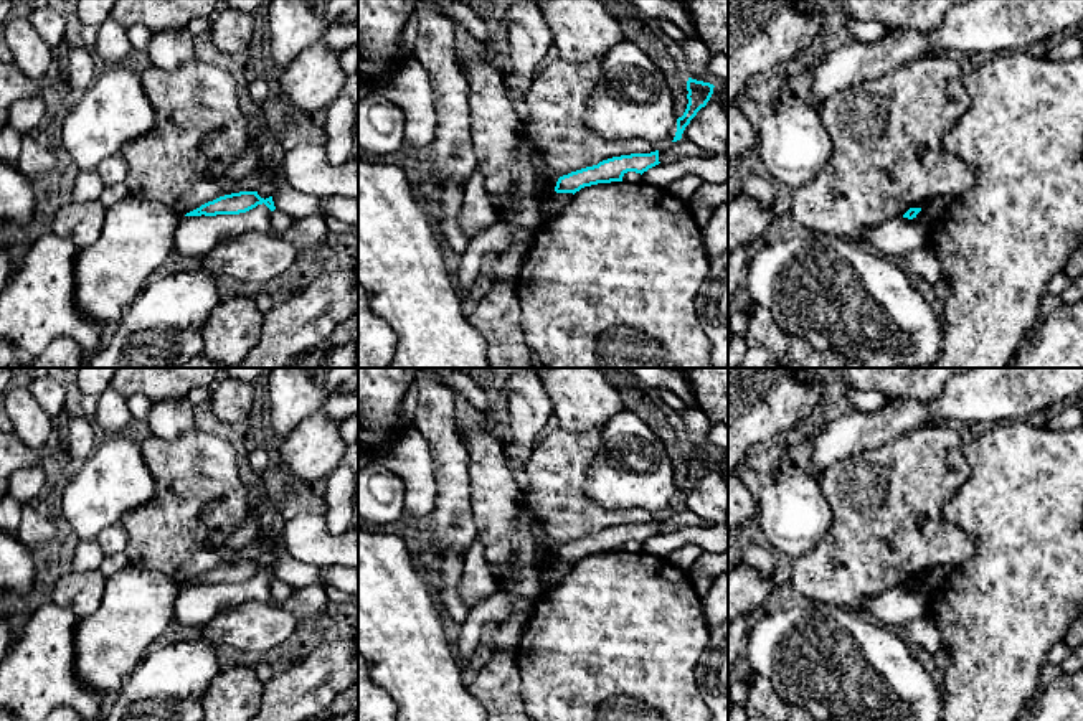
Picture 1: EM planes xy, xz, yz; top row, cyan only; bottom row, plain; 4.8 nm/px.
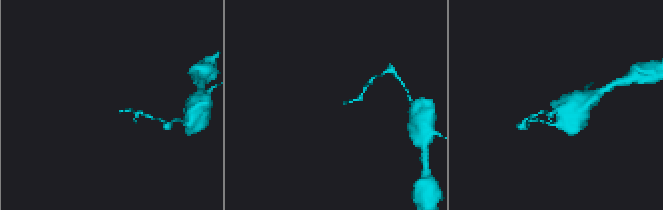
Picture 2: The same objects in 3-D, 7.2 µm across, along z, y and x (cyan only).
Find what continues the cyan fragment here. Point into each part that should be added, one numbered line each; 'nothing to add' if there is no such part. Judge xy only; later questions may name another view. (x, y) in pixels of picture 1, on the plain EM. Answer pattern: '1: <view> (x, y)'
nothing to add

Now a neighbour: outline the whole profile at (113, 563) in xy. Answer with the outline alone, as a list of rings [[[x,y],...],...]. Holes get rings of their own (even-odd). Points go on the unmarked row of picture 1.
[[[119,553],[119,554],[109,554],[109,556],[104,556],[101,566],[99,566],[99,571],[109,577],[116,573],[119,573],[121,569],[124,569],[125,566],[129,566],[129,561],[125,558],[124,553]]]

